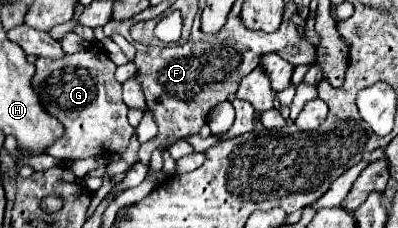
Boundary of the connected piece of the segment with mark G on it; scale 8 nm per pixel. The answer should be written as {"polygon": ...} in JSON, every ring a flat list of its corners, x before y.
{"polygon":[[94,45,72,55,64,55,60,59,40,57,36,61,32,87,38,93,38,101,52,117,56,117,64,125,64,135,46,149,48,155,60,161,74,161,74,159,86,159,86,157,106,155,106,153,122,153,128,147,134,129,126,119,128,107,122,103,122,85,116,81,114,73,116,73,116,65,110,61,108,53]]}

